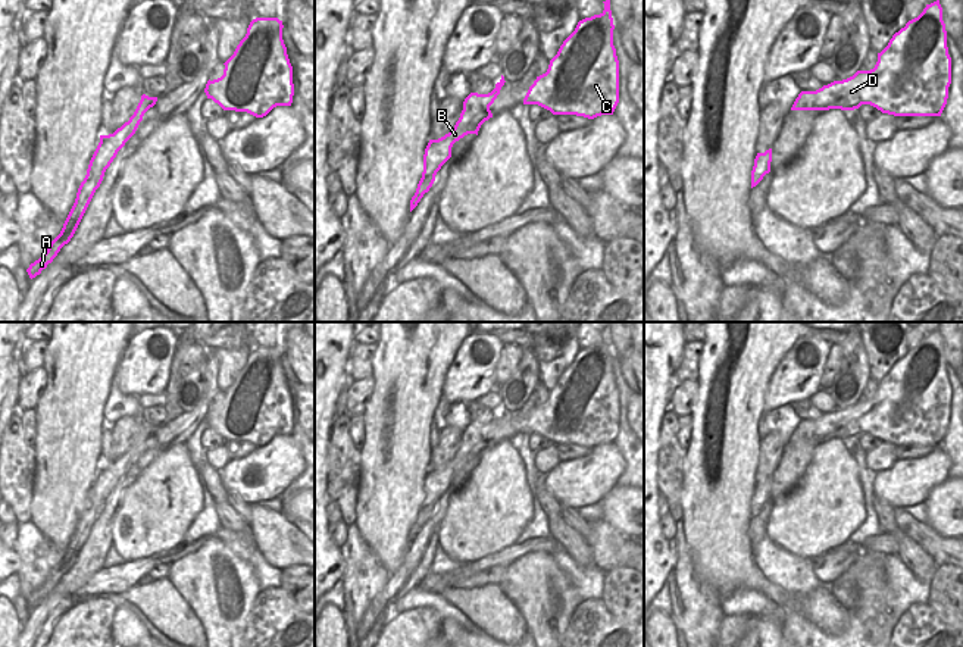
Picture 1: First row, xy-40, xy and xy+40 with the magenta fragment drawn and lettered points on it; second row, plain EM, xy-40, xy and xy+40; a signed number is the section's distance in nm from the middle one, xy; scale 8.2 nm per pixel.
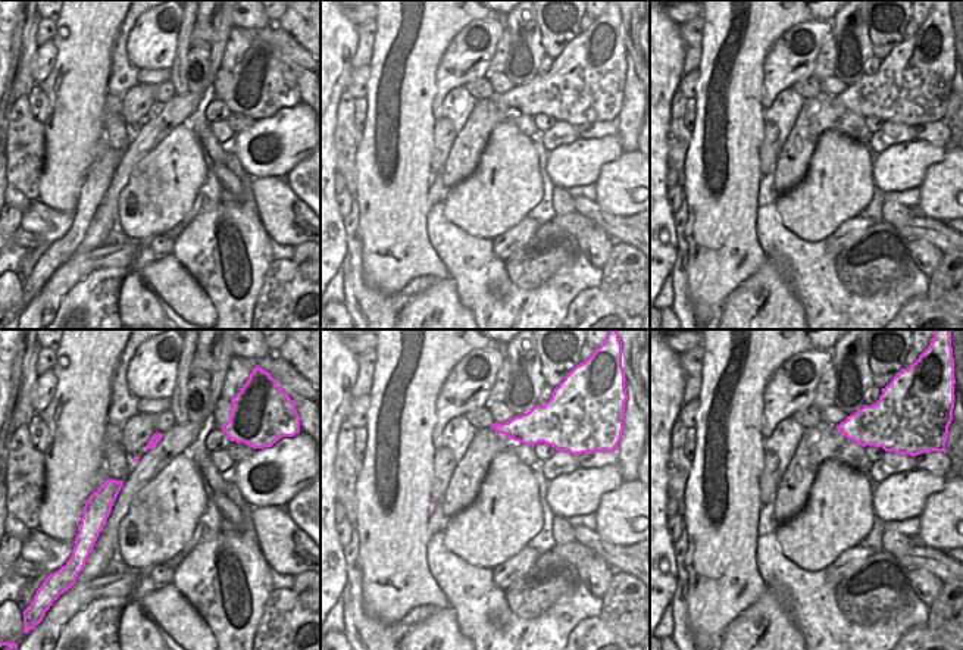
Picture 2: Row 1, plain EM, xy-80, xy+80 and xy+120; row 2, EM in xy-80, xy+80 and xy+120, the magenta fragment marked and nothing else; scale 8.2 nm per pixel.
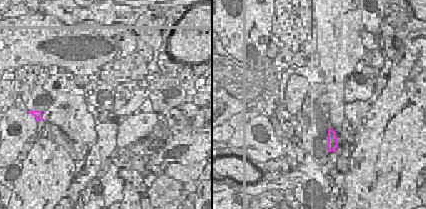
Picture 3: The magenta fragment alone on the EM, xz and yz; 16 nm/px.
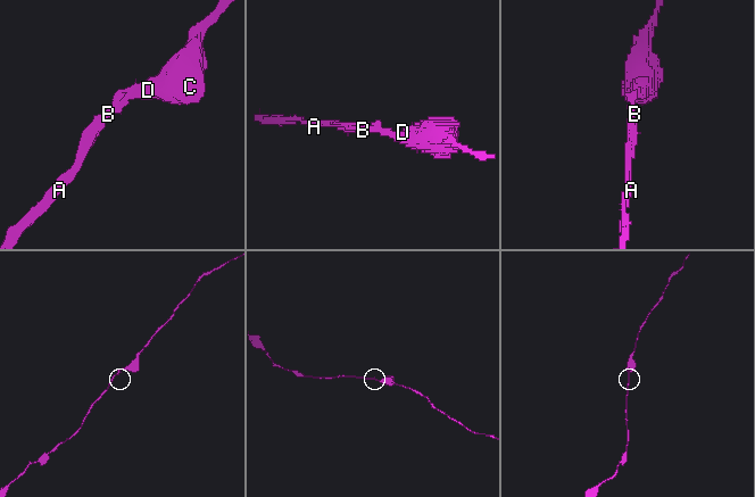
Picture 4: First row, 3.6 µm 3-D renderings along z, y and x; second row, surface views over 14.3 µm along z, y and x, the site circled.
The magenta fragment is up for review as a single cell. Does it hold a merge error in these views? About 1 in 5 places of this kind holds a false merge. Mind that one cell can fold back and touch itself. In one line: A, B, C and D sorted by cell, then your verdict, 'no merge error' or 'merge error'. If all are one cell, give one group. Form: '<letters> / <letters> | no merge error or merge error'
A B C D | no merge error

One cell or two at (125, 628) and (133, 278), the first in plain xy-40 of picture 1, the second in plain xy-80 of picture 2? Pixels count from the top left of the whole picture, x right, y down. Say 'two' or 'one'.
one

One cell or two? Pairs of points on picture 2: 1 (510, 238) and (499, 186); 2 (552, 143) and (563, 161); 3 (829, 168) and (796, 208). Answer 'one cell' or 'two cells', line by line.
1: two cells
2: two cells
3: one cell

